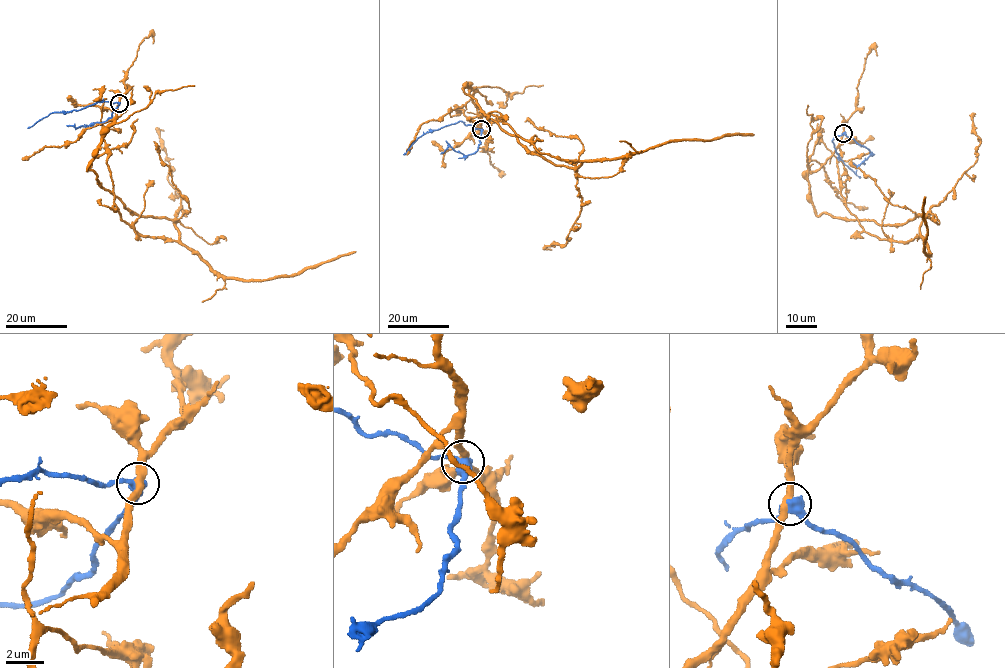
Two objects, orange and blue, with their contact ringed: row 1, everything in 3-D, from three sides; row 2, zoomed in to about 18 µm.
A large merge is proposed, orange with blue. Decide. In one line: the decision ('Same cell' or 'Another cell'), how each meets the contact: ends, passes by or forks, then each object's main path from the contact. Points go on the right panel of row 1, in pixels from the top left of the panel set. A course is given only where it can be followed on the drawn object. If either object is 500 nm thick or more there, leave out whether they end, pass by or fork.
Another cell. At the ring orange passes by. At the ring blue passes by. Course of orange: (844, 132), (808, 175), (817, 215), (856, 219), (881, 239), (920, 234), (929, 255), (924, 196). Course of blue: (844, 133), (831, 141), (840, 159), (860, 178)

